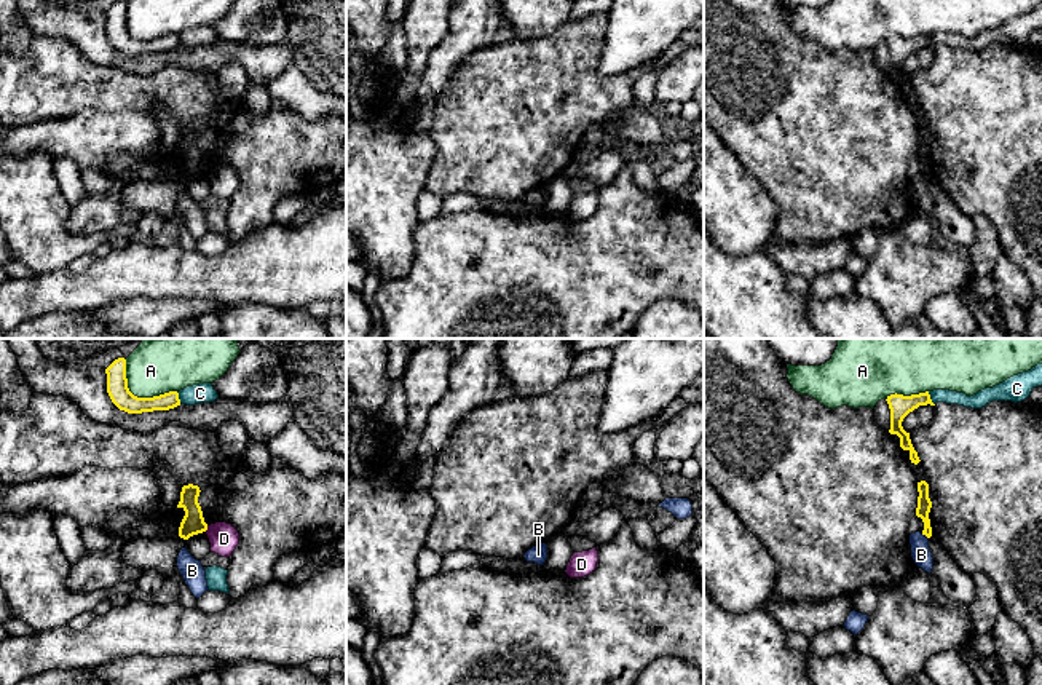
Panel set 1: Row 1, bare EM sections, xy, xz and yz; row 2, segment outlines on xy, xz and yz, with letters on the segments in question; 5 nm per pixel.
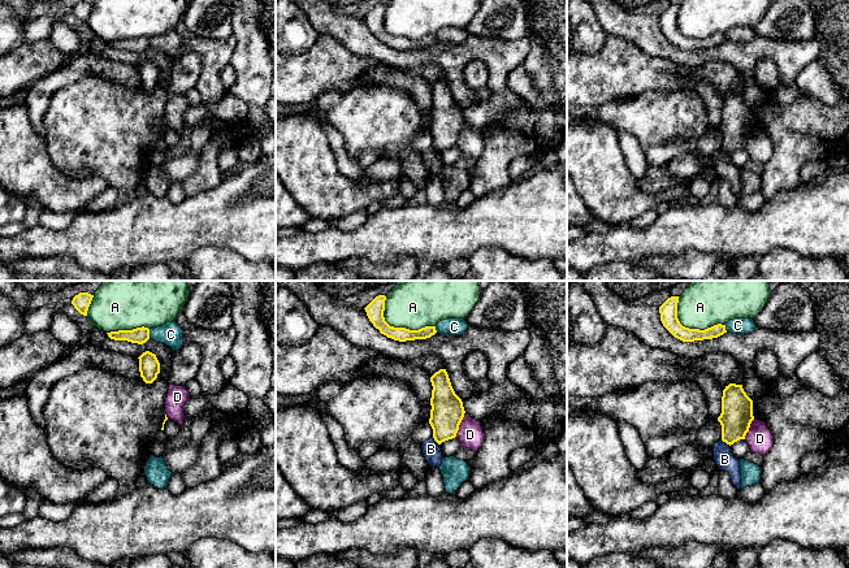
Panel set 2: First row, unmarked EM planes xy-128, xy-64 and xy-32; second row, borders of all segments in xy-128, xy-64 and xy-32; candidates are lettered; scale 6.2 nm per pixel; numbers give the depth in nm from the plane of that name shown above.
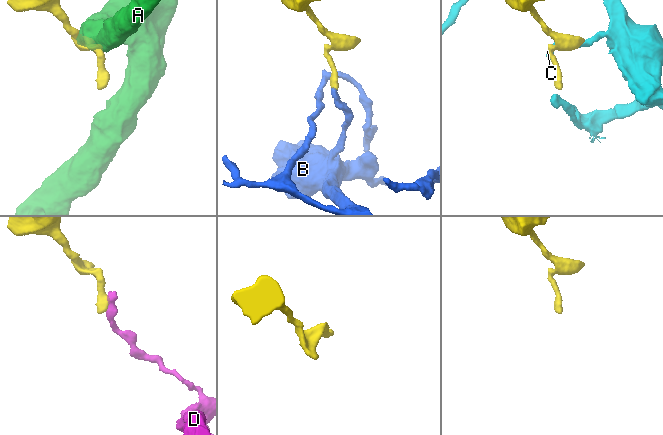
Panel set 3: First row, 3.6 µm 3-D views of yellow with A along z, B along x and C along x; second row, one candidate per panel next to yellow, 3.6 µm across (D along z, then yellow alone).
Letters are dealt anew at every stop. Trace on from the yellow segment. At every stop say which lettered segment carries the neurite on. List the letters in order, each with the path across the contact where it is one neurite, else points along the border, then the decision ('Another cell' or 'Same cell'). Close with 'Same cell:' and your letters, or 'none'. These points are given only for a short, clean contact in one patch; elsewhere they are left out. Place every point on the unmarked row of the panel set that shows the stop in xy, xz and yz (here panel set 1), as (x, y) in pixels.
A: Another cell
B: Boundary: yz (921, 176), (927, 181). Another cell
C: Another cell
D: Boundary: xy (208, 168), (205, 173). Another cell
Same cell: none

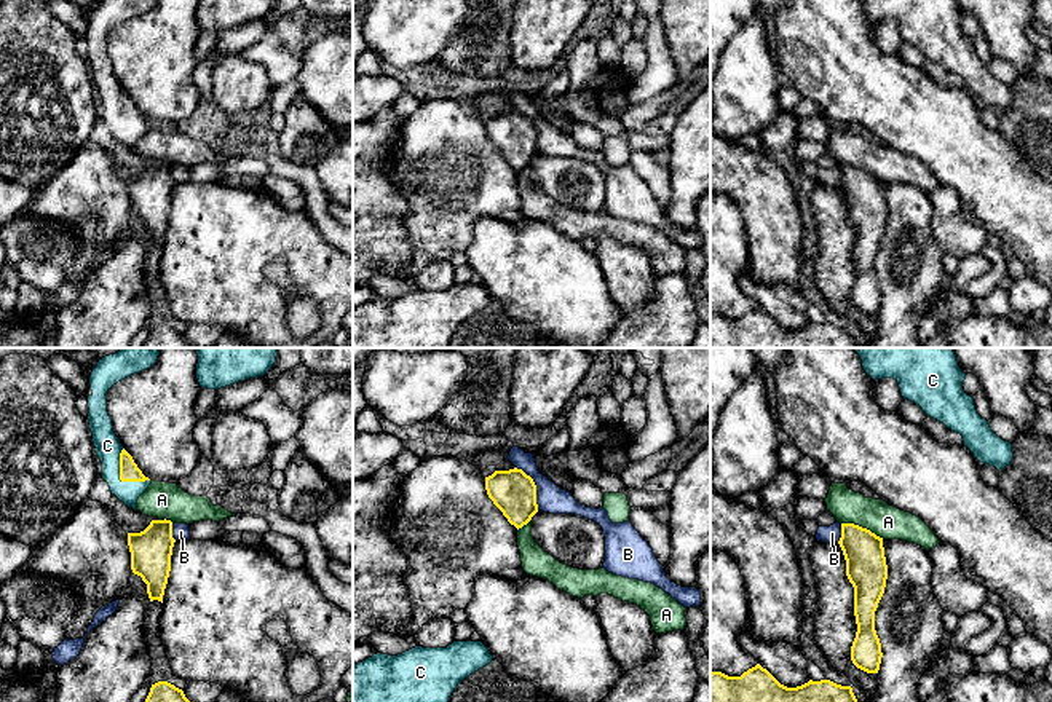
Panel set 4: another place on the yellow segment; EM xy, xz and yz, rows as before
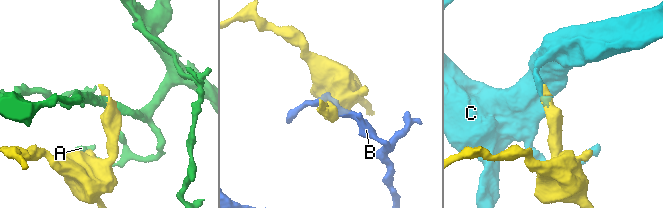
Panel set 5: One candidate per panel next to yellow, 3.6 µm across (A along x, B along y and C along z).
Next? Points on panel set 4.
A: Boundary: yz (842, 165), (866, 169), (883, 181). Another cell
B: Boundary: xz (516, 109), (532, 122), (538, 152). Another cell
C: Path across: xy (128, 112), (120, 122), (117, 104), (107, 88). Same cell
Same cell: C

